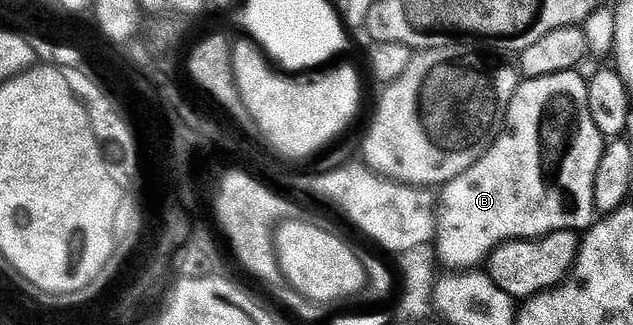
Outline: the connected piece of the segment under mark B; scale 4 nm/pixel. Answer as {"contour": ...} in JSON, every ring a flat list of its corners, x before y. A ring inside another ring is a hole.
{"contour":[[564,70,558,74,525,78,517,87,503,122,507,129,494,141,493,147,476,164,467,168,467,172,440,187,439,201,435,206,435,258,441,266,446,266,446,271,472,271,504,242,543,238,560,230,584,232,598,217,595,178,607,140,591,114,586,75,577,70]]}

